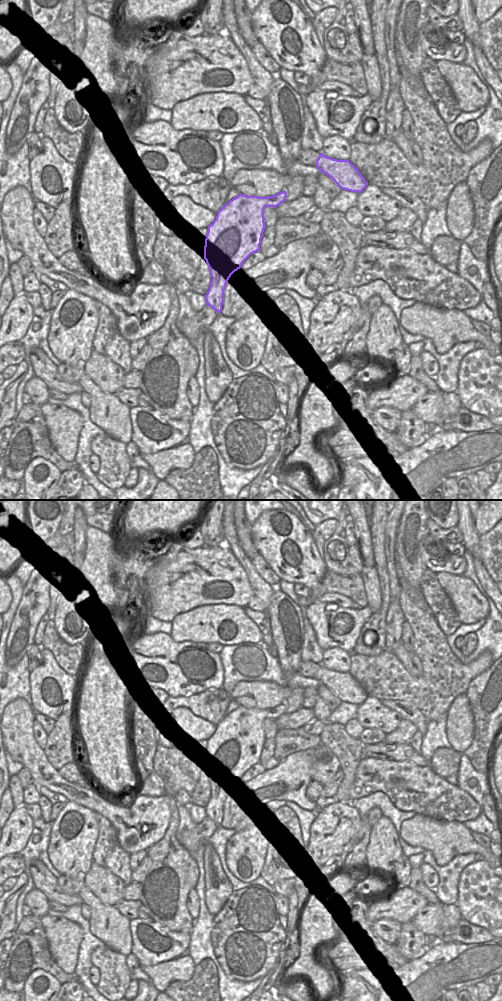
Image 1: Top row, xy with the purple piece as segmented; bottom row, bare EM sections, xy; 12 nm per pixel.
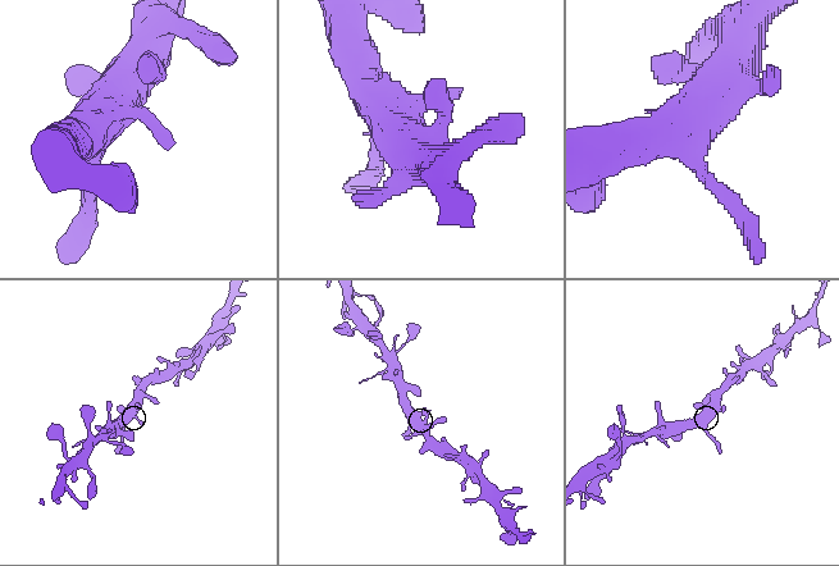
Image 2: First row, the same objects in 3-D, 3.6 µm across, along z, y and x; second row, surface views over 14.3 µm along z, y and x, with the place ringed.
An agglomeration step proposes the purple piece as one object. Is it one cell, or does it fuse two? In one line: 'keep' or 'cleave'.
keep

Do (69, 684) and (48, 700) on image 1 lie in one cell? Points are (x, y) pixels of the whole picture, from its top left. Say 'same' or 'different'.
same

